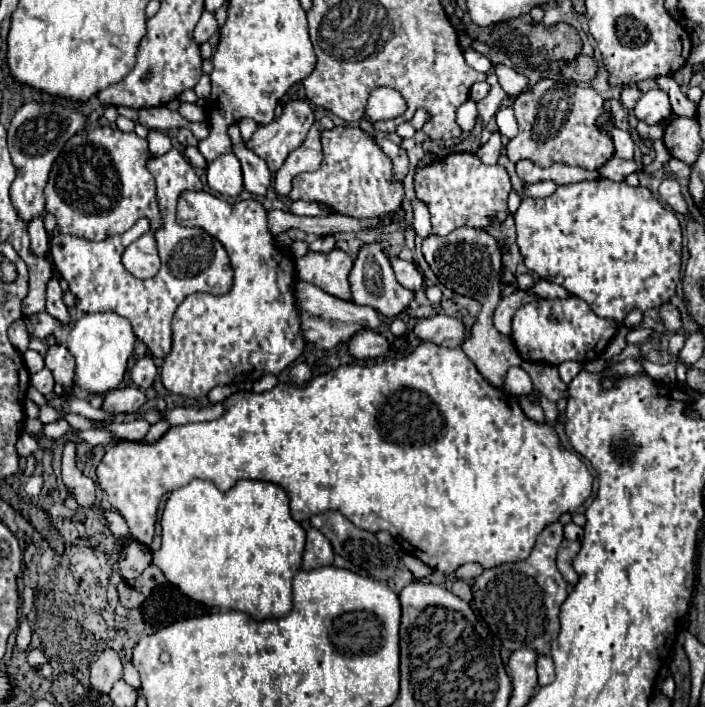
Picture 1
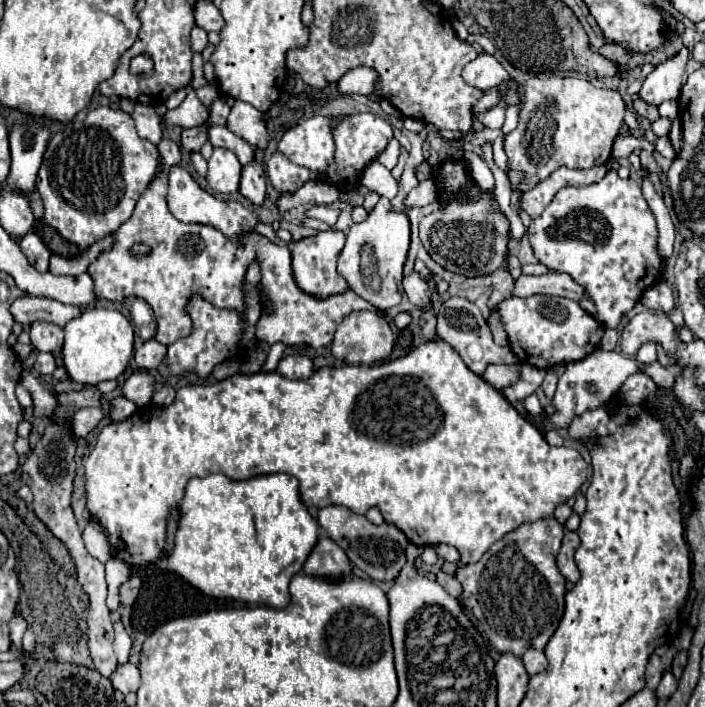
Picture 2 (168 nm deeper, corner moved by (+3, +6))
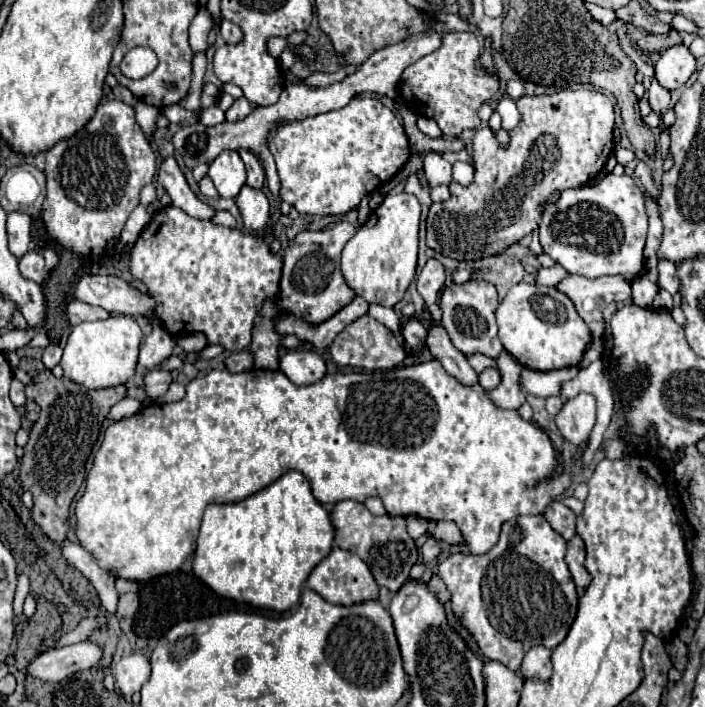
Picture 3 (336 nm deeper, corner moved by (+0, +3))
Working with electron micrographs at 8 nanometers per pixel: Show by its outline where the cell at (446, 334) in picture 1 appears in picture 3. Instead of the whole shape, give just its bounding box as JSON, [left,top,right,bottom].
[440,281,502,357]

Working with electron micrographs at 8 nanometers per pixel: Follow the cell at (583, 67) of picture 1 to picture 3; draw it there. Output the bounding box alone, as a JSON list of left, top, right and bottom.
[636,29,682,53]

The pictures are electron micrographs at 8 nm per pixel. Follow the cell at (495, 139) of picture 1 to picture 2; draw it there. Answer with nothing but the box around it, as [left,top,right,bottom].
[483,104,505,130]

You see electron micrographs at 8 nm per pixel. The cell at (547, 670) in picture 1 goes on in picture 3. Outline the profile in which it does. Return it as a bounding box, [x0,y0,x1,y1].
[520,647,552,679]

